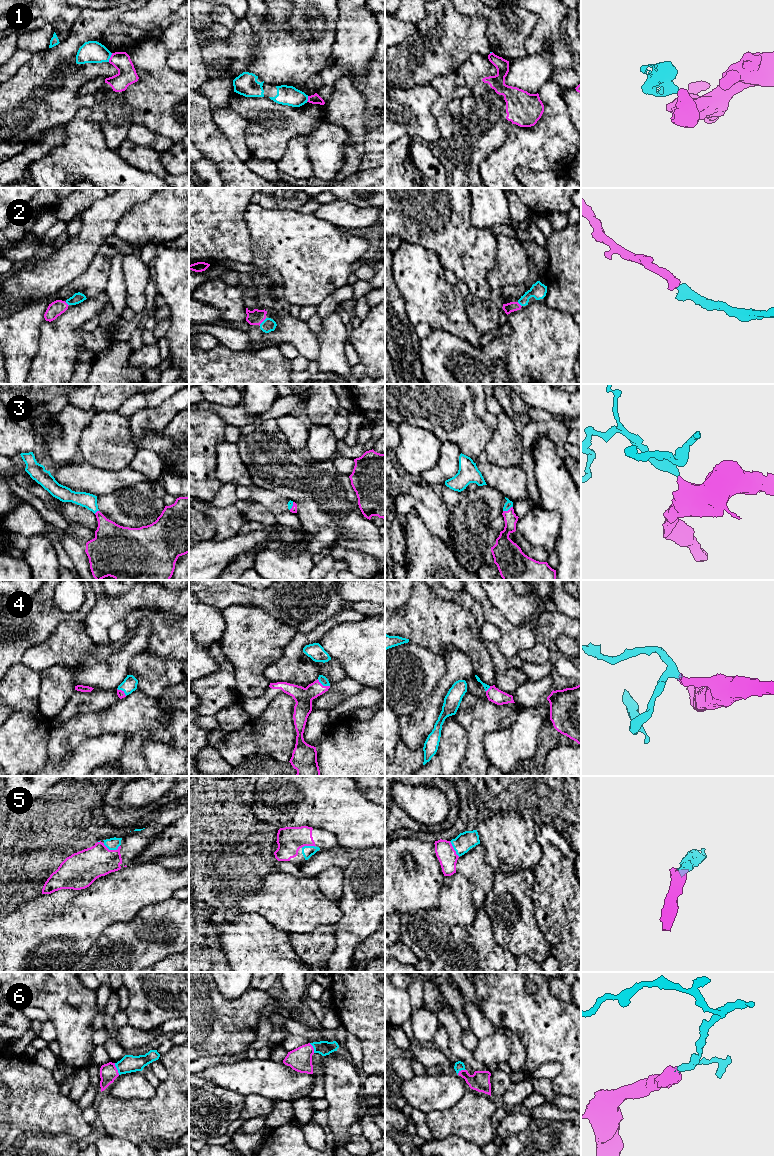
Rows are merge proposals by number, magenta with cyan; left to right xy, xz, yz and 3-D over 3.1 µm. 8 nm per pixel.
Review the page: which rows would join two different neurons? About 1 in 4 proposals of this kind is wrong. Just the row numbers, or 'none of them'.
1

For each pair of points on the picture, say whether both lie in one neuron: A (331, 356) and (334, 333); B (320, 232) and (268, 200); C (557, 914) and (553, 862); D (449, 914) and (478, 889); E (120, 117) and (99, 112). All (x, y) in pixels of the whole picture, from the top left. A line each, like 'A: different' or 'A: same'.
A: same
B: different
C: same
D: different
E: same

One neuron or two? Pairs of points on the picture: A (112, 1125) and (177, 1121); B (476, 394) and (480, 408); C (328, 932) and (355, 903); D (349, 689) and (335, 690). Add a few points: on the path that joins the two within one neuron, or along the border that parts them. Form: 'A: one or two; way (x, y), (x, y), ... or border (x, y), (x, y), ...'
A: one; way (128, 1122), (161, 1121)
B: one; way (479, 397), (479, 405)
C: two; border (333, 927), (335, 942)
D: one; way (346, 689), (338, 690)

